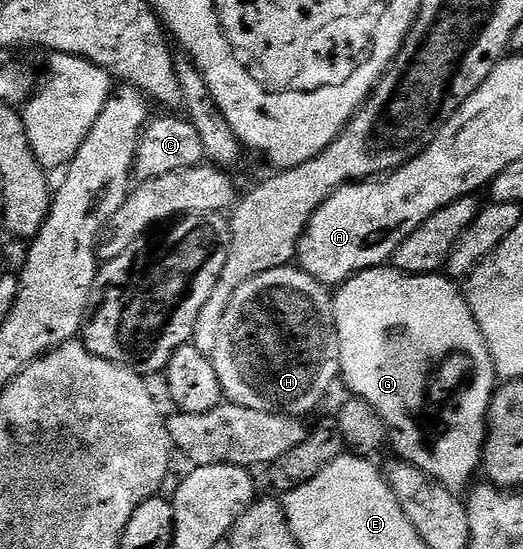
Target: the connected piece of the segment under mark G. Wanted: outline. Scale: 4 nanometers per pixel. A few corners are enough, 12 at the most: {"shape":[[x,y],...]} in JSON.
{"shape":[[449,277],[333,291],[341,381],[462,492],[496,375]]}

